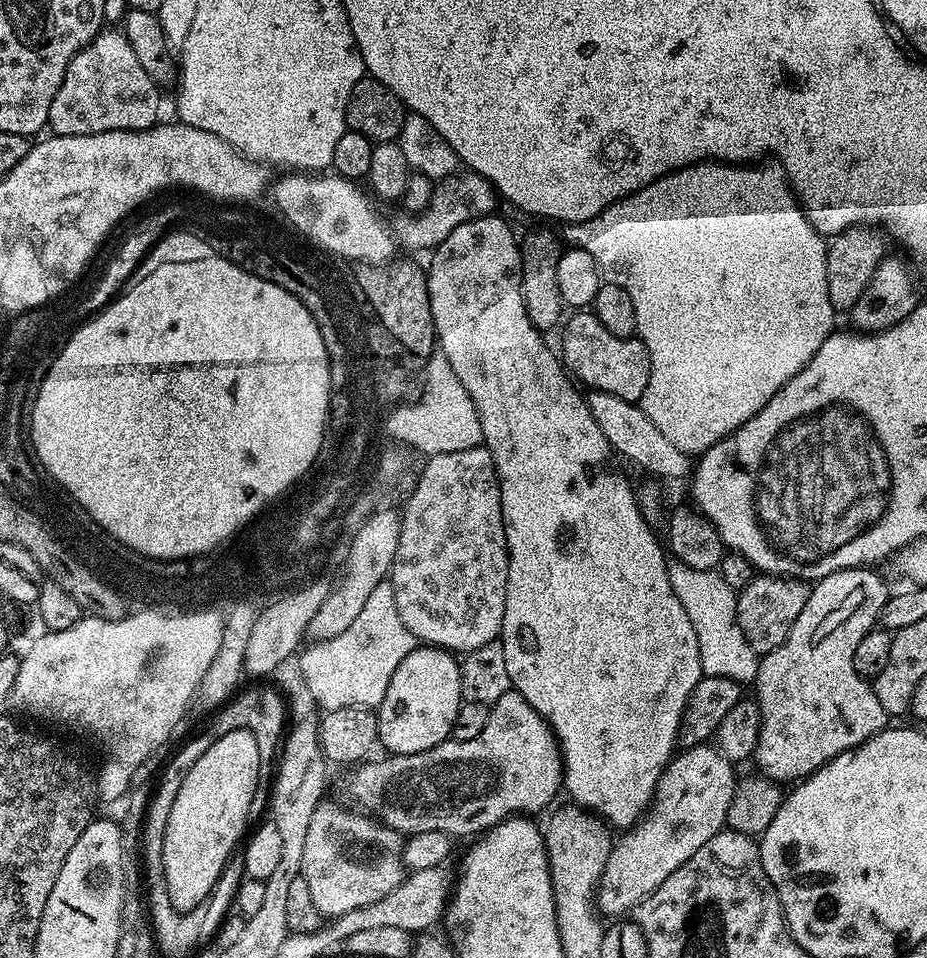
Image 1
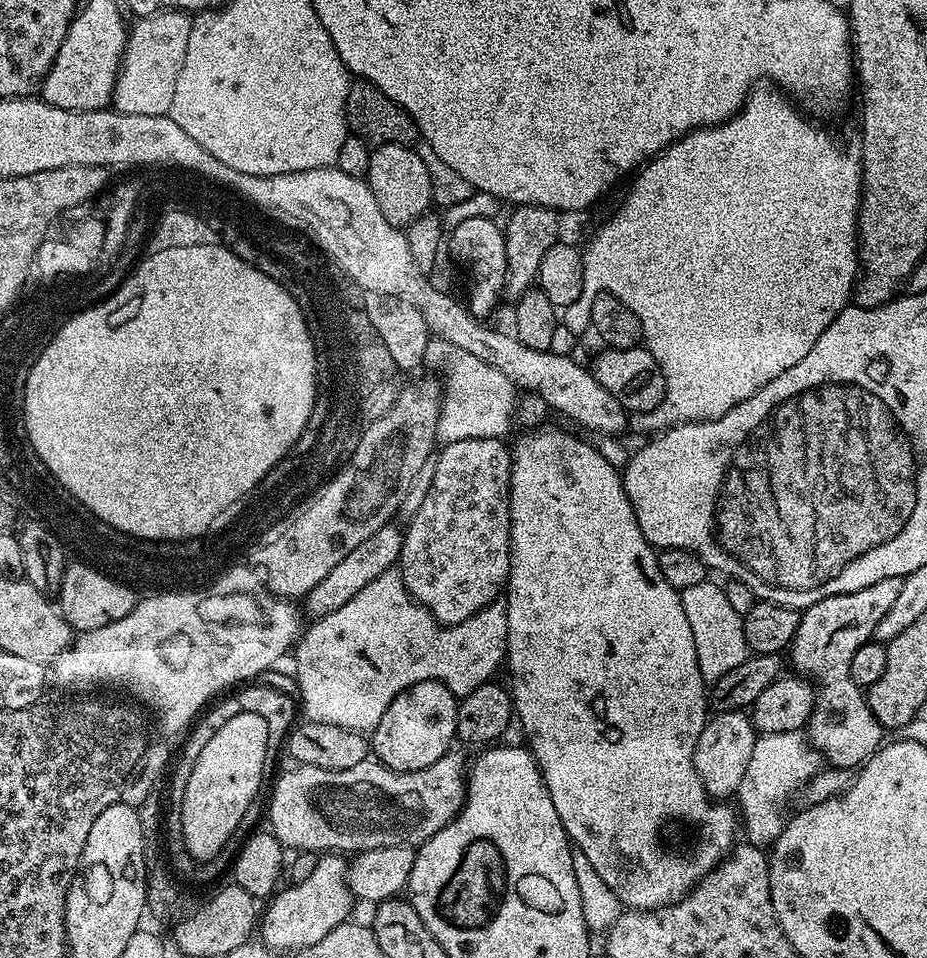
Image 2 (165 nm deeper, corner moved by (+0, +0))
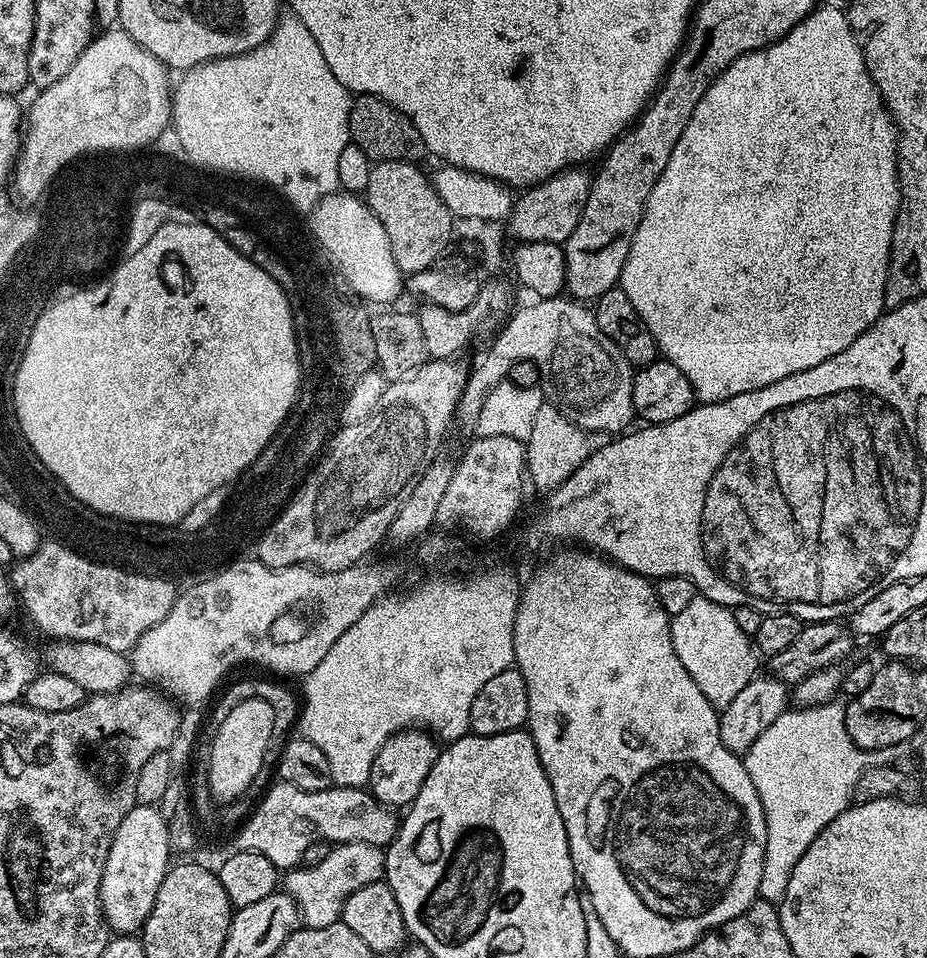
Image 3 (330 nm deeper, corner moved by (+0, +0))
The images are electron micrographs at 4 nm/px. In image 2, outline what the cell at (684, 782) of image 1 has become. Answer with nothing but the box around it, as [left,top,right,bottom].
[694,711,758,798]

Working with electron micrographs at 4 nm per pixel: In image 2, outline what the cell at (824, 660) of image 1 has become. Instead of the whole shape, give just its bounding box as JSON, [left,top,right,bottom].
[790,576,903,769]

